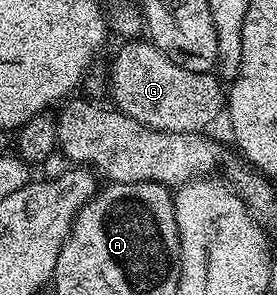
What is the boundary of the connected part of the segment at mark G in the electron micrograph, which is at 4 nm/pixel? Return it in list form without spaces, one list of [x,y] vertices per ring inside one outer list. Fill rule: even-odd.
[[[128,41],[116,55],[110,75],[110,95],[115,110],[137,119],[142,125],[170,133],[200,133],[226,107],[226,87],[215,74],[199,75],[182,69],[151,41]]]

